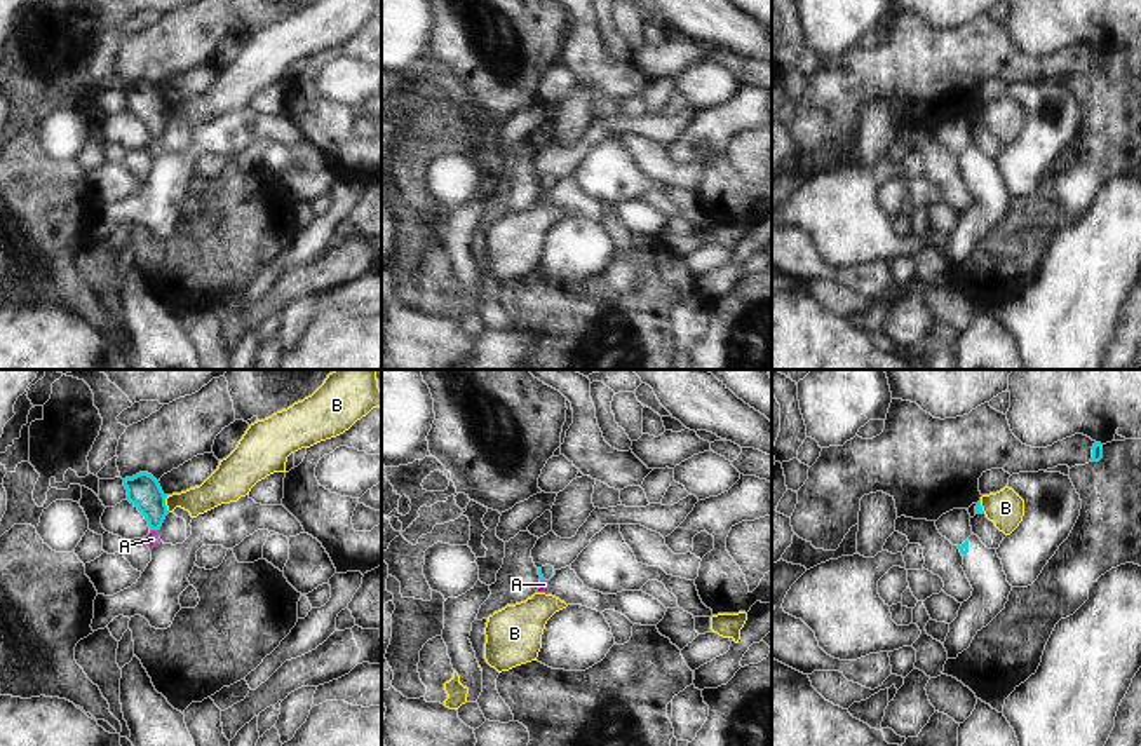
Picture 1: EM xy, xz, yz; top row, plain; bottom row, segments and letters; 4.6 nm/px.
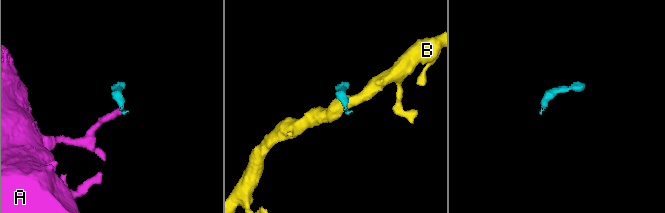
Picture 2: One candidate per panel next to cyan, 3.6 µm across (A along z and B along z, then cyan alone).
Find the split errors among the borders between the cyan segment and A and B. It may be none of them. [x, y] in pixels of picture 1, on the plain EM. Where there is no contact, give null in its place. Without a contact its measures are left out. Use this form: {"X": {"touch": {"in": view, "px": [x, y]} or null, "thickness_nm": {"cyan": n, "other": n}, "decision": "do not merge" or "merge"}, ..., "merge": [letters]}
{"A": {"touch": {"in": "xy", "px": [154, 138]}, "thickness_nm": {"cyan": 160, "other": 70}, "decision": "do not merge"}, "B": {"touch": {"in": "xy", "px": [164, 114]}, "thickness_nm": {"cyan": 160, "other": 140}, "decision": "do not merge"}, "merge": []}

